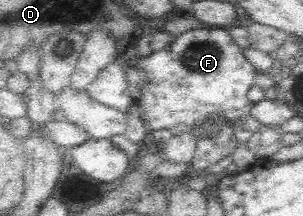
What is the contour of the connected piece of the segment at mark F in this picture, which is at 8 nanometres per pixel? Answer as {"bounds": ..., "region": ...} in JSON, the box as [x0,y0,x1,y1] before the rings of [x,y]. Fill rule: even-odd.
{"bounds":[136,28,256,175],"region":[[[197,28],[180,33],[163,49],[140,59],[137,65],[144,70],[146,83],[136,102],[149,133],[161,129],[169,131],[173,137],[182,133],[194,137],[196,149],[188,164],[190,175],[233,155],[238,147],[233,124],[250,114],[253,103],[247,98],[247,91],[254,85],[256,71],[233,42],[227,28]],[[221,117],[226,120],[216,134],[197,137],[191,132]]]}

